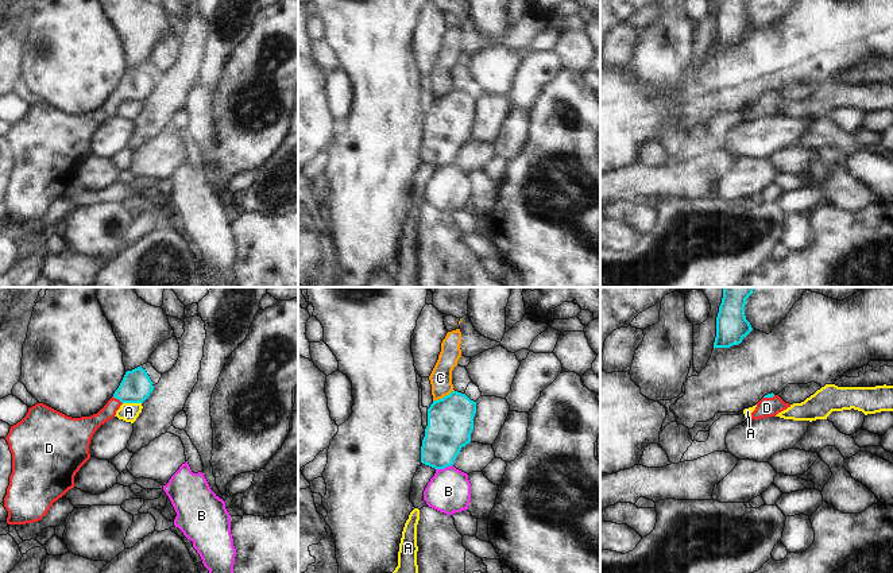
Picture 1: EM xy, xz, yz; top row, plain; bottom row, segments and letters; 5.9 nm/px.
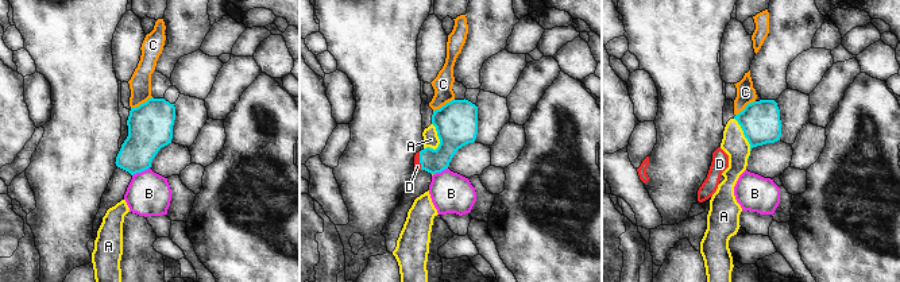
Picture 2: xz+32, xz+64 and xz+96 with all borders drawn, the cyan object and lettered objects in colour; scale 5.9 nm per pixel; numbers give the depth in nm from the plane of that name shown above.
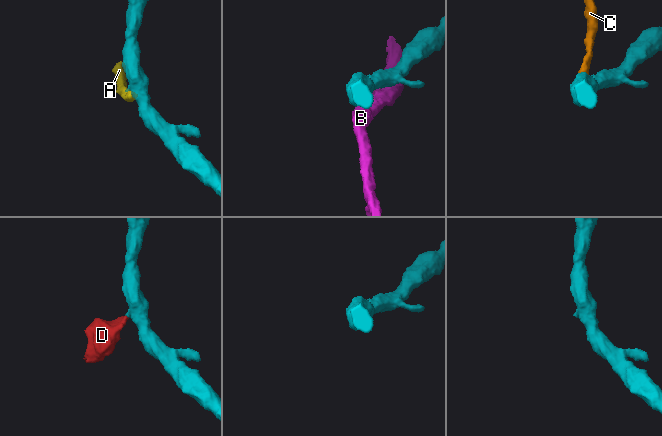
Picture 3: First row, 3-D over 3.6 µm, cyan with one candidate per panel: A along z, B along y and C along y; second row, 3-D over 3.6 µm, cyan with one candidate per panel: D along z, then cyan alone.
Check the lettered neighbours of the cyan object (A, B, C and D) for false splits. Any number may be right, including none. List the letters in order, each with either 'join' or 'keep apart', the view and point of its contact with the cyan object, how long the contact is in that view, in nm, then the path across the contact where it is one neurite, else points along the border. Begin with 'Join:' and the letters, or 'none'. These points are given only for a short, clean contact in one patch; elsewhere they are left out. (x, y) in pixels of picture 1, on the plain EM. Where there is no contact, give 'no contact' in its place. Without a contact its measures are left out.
Join: D
A: keep apart; meets cyan in xy at (132, 100); contact 110 nm long; border along xy (123, 100), (140, 101)
B: keep apart; meets cyan in xz at (444, 165); contact 110 nm long
C: keep apart; meets cyan in xz at (444, 95); contact 140 nm long; border along xz (453, 88), (433, 99)
D: join; meets cyan in xy at (118, 96); contact 80 nm long; runs through xy (136, 84), (118, 96), (100, 116), (87, 124)

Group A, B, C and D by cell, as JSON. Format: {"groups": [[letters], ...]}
{"groups": [["A", "C"], ["B"], ["D"]]}

